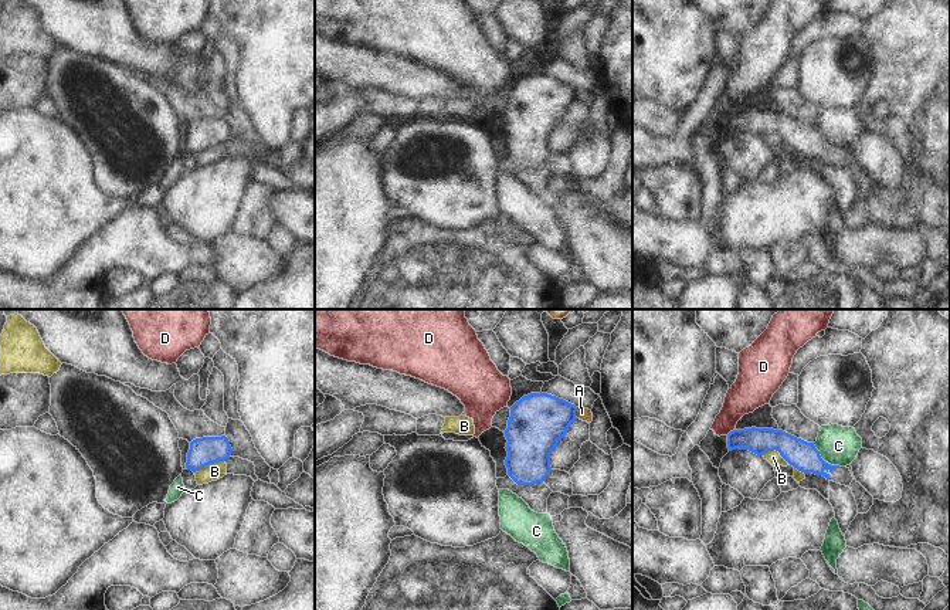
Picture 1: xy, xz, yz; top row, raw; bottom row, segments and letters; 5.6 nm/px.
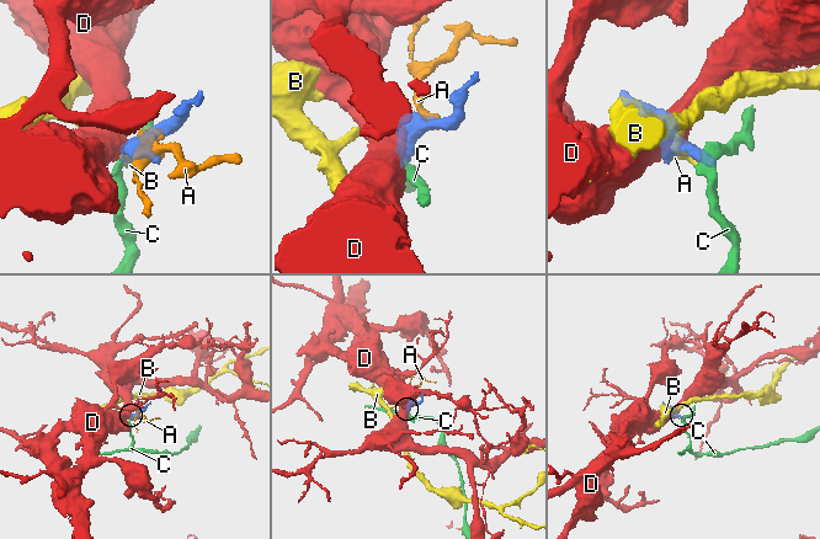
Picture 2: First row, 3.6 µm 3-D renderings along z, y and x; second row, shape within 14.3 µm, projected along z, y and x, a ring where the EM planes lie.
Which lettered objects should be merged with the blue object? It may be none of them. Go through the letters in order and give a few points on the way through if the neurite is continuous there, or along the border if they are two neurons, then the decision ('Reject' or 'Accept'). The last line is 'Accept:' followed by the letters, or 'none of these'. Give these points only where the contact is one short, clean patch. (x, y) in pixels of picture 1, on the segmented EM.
A: Boundary: xz (577, 407), (576, 417). Reject
B: Boundary: xy (224, 460), (206, 464), (194, 473). Reject
C: Boundary: yz (813, 443), (825, 461), (840, 467). Reject
D: Boundary: yz (735, 429), (726, 434). Reject
Accept: none of these.

